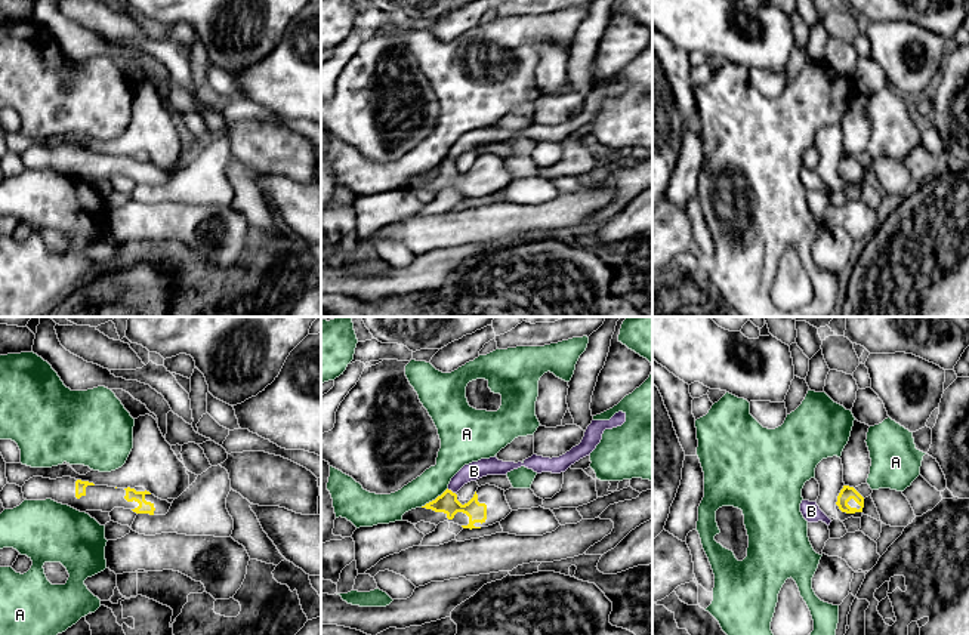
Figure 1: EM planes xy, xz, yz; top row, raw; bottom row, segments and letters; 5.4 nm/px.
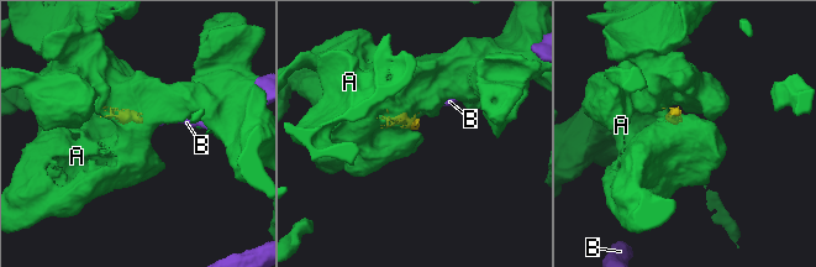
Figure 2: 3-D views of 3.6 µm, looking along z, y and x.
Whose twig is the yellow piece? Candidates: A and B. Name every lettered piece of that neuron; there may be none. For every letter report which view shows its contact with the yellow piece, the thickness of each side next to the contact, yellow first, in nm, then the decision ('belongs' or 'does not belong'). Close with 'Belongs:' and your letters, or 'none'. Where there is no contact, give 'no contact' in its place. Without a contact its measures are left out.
A: meets yellow in xz; 110 nm thick on the yellow side, 160 nm on the other; does not belong
B: meets yellow in xz; 110 nm thick on the yellow side, 100 nm on the other; does not belong
Belongs: none

